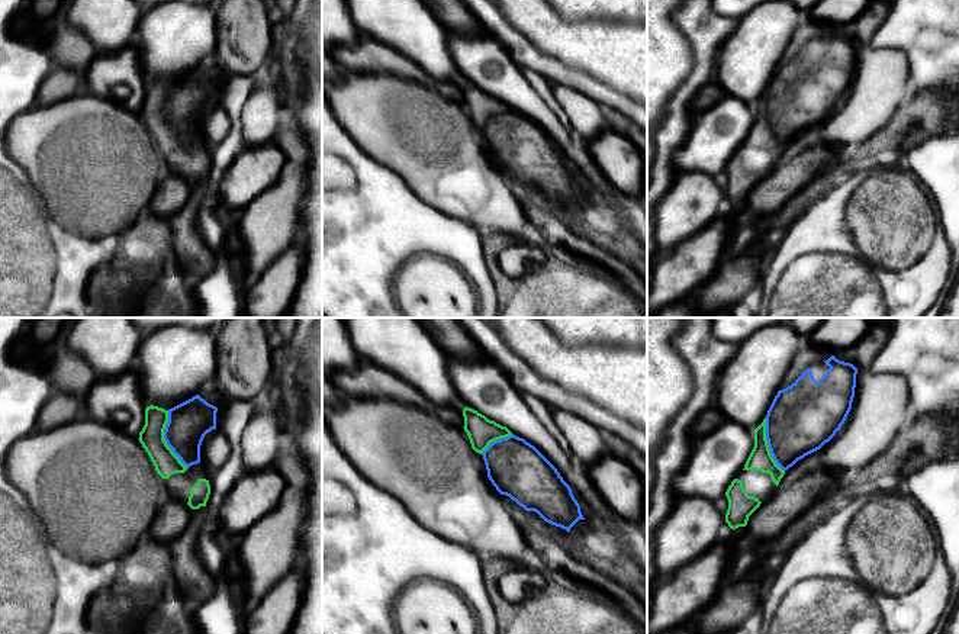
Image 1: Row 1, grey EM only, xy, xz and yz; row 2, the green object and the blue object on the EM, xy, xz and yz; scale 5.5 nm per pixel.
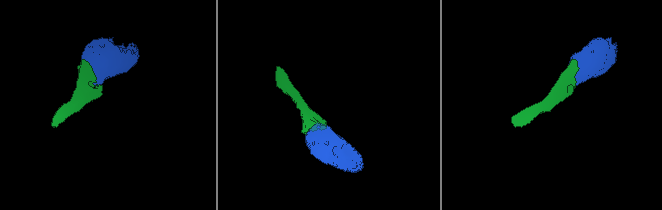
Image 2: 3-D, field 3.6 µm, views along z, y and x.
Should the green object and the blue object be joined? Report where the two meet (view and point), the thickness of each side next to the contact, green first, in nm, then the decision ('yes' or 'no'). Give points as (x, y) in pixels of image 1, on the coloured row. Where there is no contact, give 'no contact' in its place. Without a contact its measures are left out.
meets green in xy at (164, 440); 140 nm thick on the green side, 220 nm on the other; yes

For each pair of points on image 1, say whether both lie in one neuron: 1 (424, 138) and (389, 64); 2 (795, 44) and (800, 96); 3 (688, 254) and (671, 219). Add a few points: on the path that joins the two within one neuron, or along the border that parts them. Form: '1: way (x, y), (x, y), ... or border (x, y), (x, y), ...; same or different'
1: border (360, 70), (390, 71), (412, 77), (425, 86); different
2: way (798, 57), (800, 83); same
3: border (710, 222), (662, 257); different

